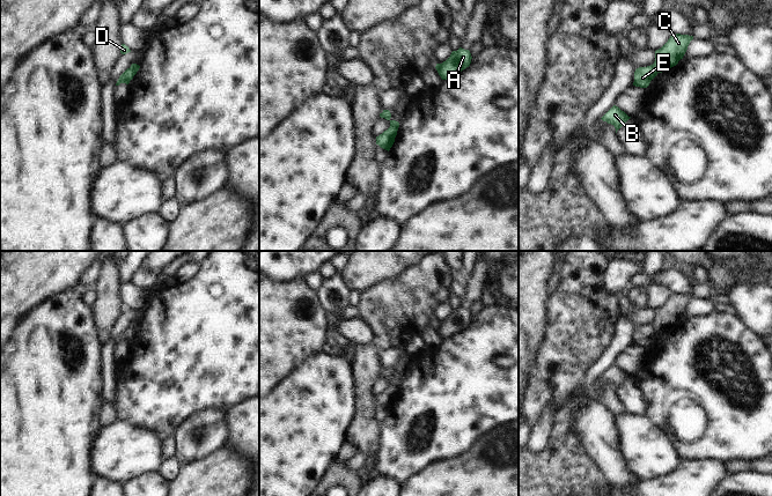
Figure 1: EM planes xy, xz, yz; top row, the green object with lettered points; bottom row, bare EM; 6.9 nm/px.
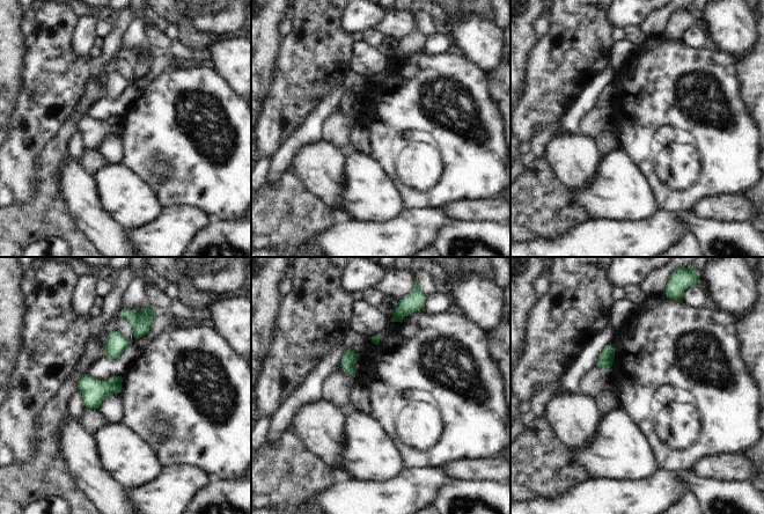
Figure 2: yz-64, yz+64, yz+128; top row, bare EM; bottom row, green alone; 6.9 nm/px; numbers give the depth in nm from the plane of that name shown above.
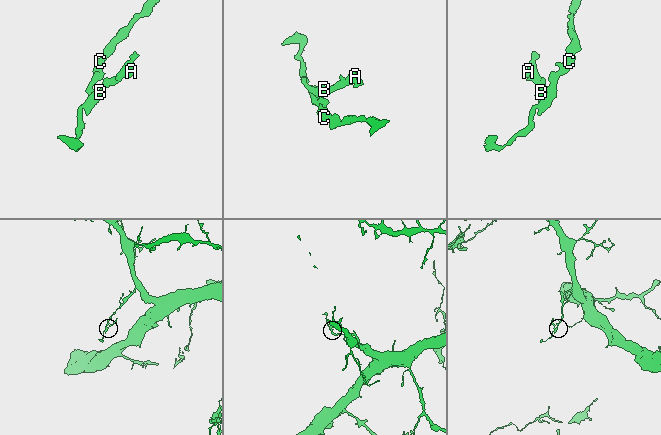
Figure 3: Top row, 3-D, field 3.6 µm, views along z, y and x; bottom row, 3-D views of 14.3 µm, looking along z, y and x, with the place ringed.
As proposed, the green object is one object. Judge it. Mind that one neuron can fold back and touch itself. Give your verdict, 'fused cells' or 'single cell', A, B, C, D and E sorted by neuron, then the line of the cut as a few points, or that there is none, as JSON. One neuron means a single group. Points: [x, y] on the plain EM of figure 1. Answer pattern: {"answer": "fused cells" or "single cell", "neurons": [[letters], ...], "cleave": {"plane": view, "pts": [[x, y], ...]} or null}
{"answer": "fused cells", "neurons": [["A", "B", "E"], ["C", "D"]], "cleave": {"plane": "yz", "pts": [[652, 324], [656, 332]]}}

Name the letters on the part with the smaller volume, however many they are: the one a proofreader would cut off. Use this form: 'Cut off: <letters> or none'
Cut off: A, B, E

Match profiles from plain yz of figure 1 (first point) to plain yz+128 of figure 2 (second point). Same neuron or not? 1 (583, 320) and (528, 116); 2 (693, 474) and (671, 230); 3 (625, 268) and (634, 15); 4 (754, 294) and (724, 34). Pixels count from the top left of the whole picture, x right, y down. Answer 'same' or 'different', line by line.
1: same
2: same
3: same
4: same

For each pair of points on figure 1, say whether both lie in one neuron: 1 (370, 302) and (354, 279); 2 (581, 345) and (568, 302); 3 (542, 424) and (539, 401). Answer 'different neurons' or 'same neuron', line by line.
1: different neurons
2: same neuron
3: different neurons

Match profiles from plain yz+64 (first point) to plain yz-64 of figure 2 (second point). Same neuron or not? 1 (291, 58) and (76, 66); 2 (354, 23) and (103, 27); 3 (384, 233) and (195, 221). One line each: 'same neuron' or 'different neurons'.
1: same neuron
2: different neurons
3: same neuron

